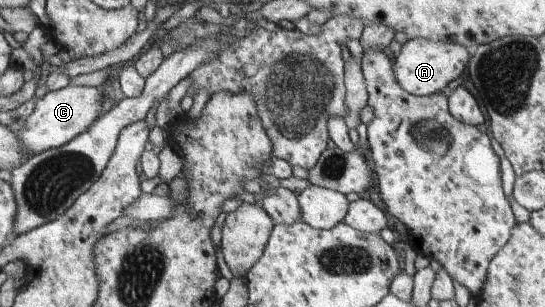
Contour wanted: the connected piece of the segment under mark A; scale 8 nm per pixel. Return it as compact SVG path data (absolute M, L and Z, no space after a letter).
M412 39L403 45L399 56L393 58L395 64L392 65L392 70L395 80L405 92L415 96L432 96L446 91L449 83L463 74L465 66L470 62L471 53L465 46L455 43Z

